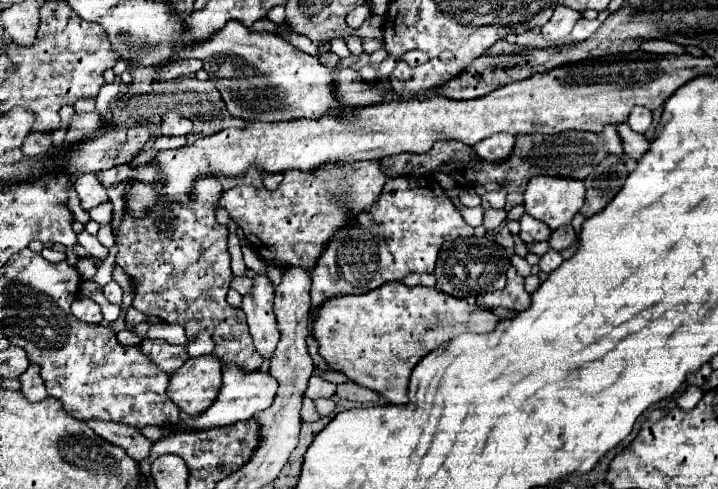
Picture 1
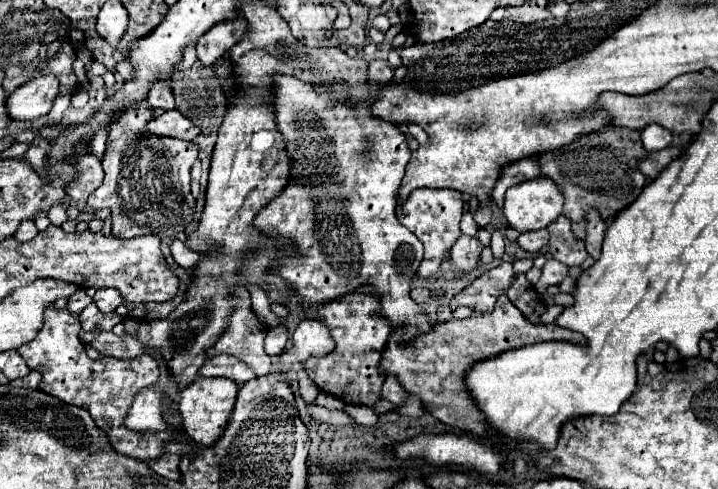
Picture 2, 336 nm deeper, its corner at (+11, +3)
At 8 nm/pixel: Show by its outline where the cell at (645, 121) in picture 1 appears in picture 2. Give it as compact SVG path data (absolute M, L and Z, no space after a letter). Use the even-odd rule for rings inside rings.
M653 123L653 125L647 125L641 131L641 141L643 141L643 147L647 151L661 151L661 149L669 147L673 137L671 137L671 133L665 127L659 127L659 125Z

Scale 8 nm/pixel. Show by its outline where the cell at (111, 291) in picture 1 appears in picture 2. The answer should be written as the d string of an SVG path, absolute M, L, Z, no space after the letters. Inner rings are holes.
M77 289L73 295L69 295L67 301L69 301L69 303L67 303L67 311L73 313L73 315L79 315L93 299L85 293L85 289Z

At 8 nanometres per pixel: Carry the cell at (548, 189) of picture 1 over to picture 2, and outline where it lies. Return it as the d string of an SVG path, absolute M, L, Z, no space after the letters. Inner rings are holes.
M549 177L523 181L505 193L503 215L507 225L519 233L537 231L547 227L561 215L563 195Z

